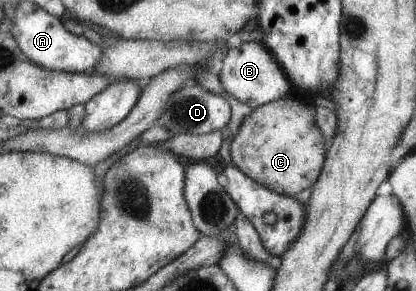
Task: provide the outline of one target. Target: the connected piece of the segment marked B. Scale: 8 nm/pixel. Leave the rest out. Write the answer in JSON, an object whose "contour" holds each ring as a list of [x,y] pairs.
{"contour":[[[257,41],[243,42],[236,48],[230,47],[220,62],[220,72],[217,74],[222,90],[248,108],[256,108],[289,94],[290,84],[278,61],[272,58],[268,48]]]}

